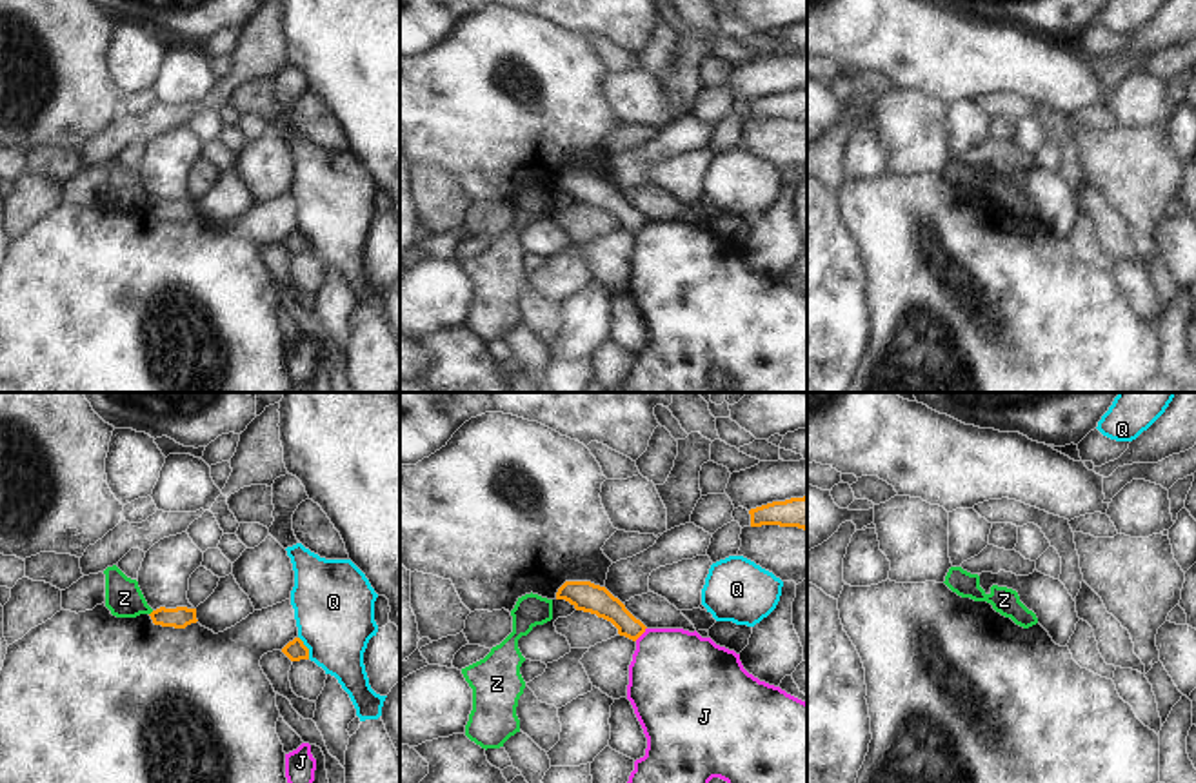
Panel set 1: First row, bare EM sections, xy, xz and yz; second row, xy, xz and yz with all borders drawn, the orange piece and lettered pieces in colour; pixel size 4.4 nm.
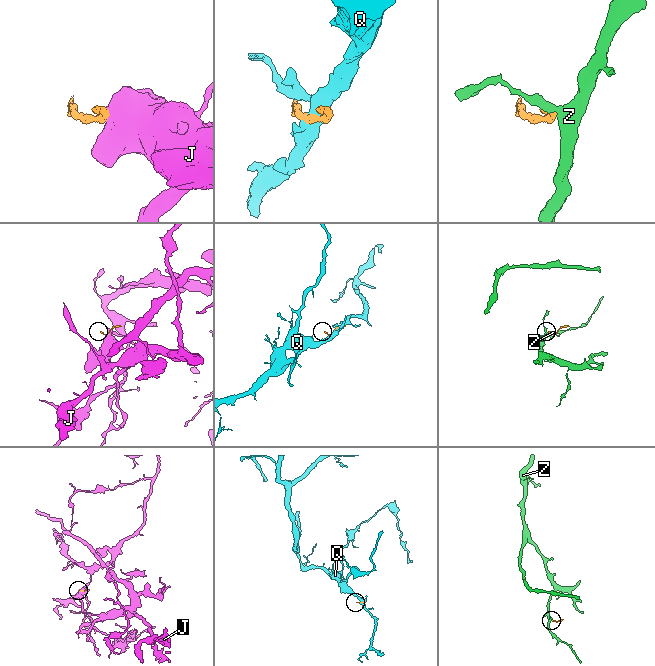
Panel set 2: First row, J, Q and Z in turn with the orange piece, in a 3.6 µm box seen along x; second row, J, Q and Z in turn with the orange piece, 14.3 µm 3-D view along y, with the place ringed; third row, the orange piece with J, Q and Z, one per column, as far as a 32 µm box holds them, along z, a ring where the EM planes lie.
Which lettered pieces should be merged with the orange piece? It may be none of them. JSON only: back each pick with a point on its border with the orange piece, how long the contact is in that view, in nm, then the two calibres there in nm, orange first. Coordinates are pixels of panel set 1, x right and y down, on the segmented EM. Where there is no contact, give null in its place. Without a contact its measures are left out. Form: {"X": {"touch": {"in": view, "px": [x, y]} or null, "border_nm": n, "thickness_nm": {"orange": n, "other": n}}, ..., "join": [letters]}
{"join": []}

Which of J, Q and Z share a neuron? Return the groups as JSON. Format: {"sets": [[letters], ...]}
{"sets": [["J"], ["Q"], ["Z"]]}

